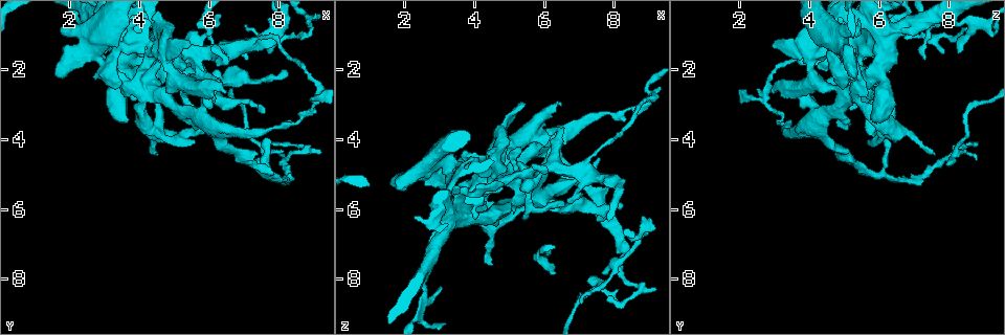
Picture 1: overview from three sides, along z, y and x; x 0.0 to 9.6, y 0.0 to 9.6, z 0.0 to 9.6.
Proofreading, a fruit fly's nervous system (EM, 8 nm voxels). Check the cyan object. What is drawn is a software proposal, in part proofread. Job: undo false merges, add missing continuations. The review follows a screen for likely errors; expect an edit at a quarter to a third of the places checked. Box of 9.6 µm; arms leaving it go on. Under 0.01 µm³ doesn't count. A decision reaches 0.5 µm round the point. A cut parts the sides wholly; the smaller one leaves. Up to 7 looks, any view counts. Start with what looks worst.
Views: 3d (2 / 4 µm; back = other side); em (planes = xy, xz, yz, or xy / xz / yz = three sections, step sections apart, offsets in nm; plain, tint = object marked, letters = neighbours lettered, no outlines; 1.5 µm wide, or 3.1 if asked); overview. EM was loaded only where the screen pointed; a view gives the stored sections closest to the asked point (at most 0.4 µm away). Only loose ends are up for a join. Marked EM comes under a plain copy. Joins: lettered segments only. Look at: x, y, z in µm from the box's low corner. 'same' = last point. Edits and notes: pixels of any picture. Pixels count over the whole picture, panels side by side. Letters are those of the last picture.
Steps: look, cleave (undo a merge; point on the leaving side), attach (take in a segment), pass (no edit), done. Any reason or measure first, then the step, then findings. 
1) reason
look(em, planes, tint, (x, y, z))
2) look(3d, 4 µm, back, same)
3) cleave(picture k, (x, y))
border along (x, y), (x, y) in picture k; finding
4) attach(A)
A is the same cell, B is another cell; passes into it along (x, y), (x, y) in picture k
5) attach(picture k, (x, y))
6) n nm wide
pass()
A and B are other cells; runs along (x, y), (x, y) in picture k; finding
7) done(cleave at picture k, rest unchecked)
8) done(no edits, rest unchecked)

sharp bend
look(em, planes, letters, (8.80, 4.25, 8.25))

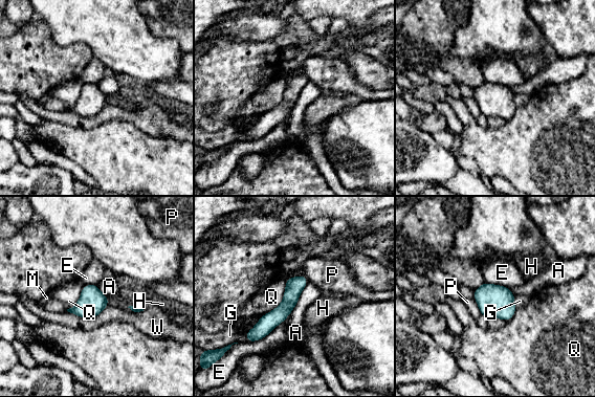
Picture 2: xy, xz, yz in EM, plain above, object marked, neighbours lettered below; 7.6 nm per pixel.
pass()
A, E, G, H, M, P, Q and W are other cells; runs along (301, 278), (289, 302), (248, 337) in picture 2; continuous, no second neuron

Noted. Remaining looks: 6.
free end
look(em, planes, letters, (6.15, 1.25, 3.85))

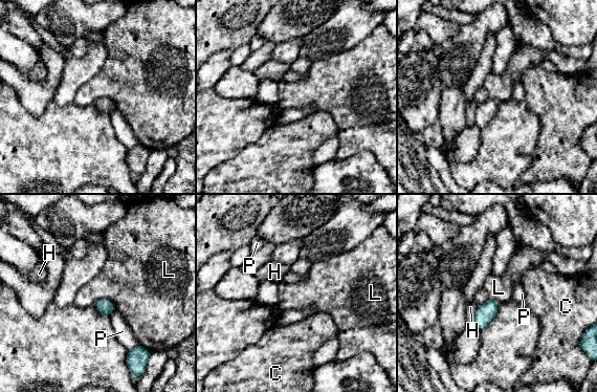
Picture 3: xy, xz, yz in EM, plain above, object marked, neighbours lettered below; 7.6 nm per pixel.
L touches over 180 nm
pass()
C, H, L and P are other cells; no lettered segment goes on from it

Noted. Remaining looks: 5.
narrows sharply
look(em, planes, tint, (5.90, 0.65, 7.45))

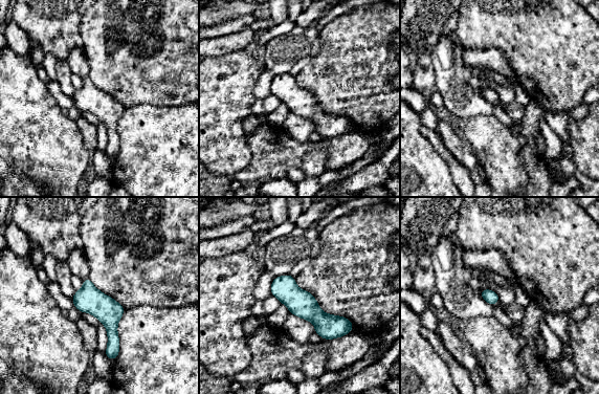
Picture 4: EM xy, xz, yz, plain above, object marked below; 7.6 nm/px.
look(em, planes, letters, same)

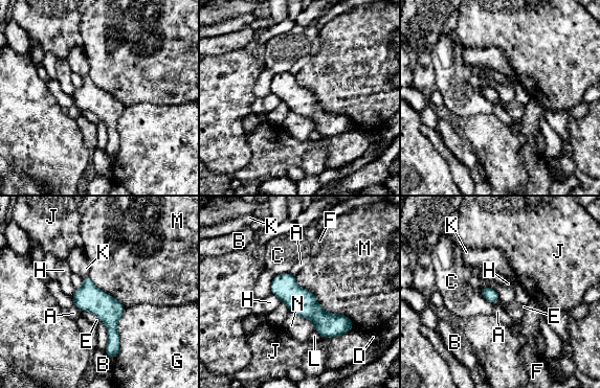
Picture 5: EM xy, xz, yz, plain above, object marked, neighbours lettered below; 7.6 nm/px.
M touches over 600 nm
pass()
A, B, C, D, E, F, G, H, J, K, L, M and N are other cells; runs along (275, 279), (327, 324), (348, 328) in picture 5; continuous, no second neuron

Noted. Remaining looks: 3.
done(no edits, rest unchecked)

